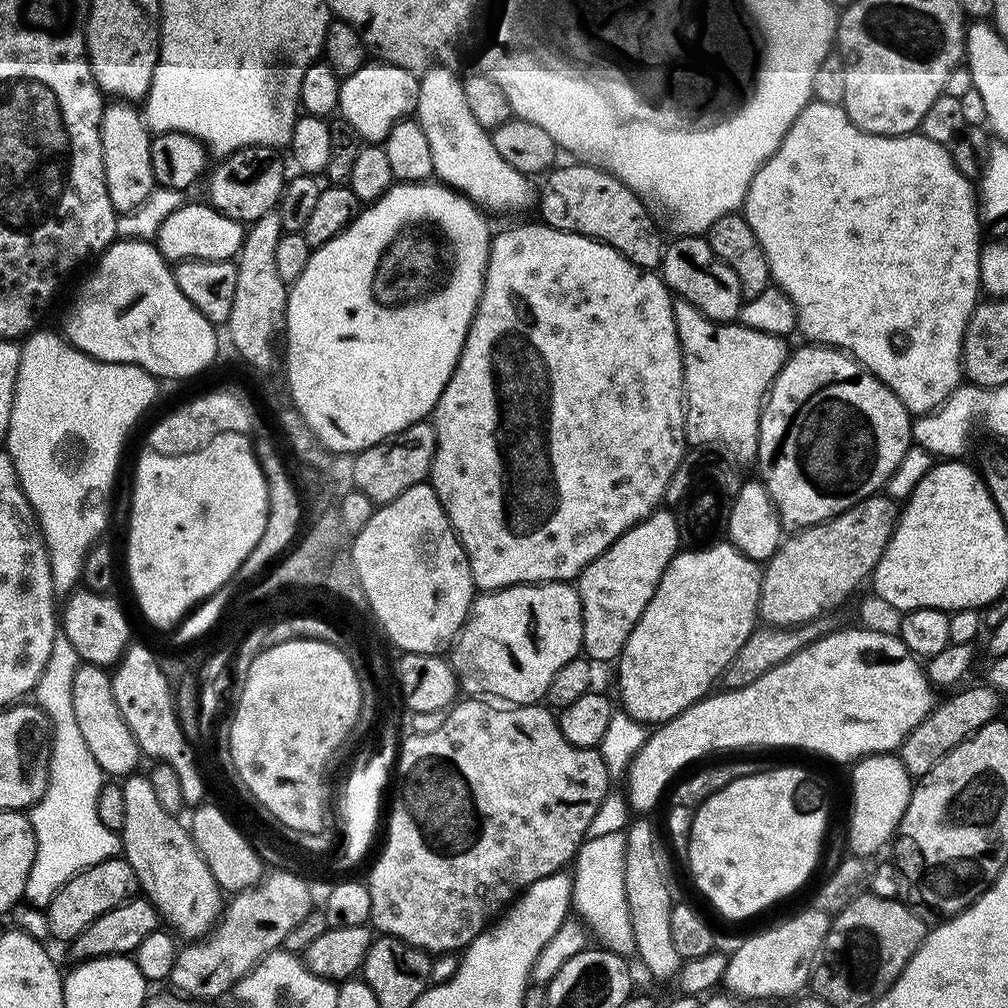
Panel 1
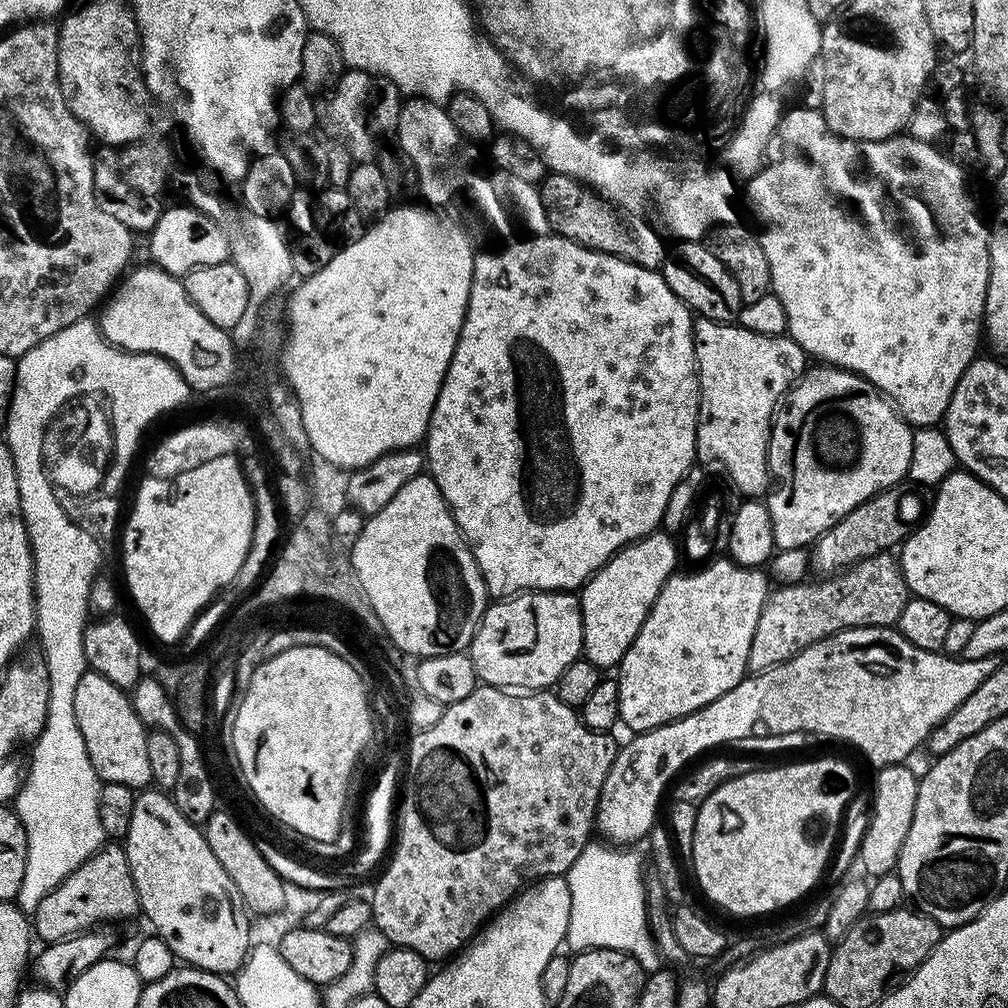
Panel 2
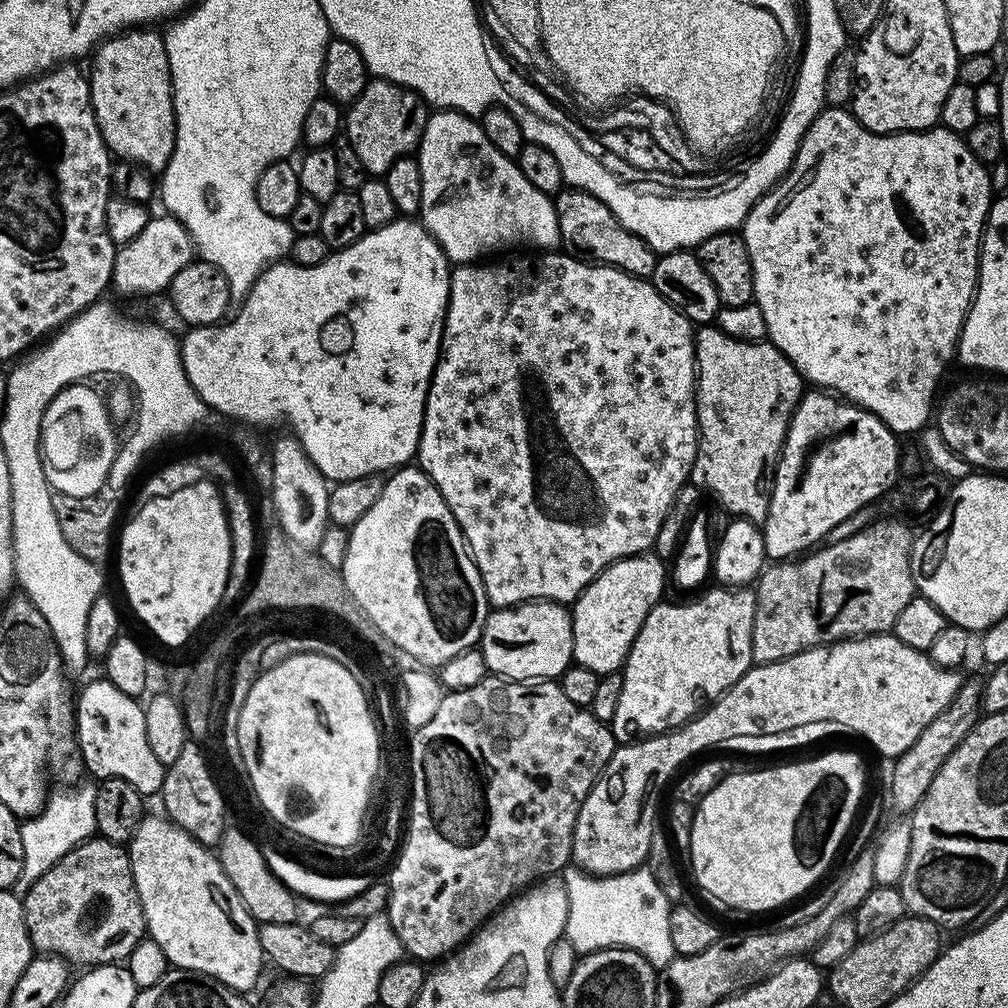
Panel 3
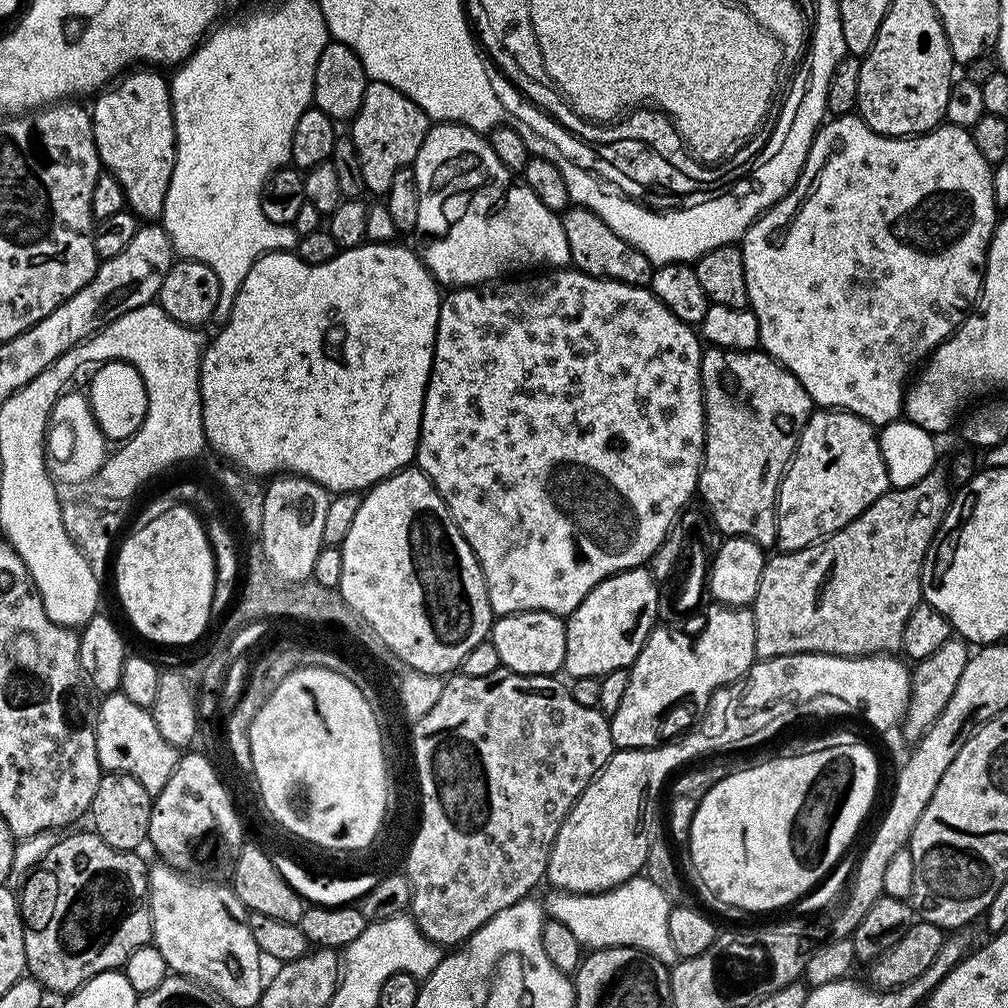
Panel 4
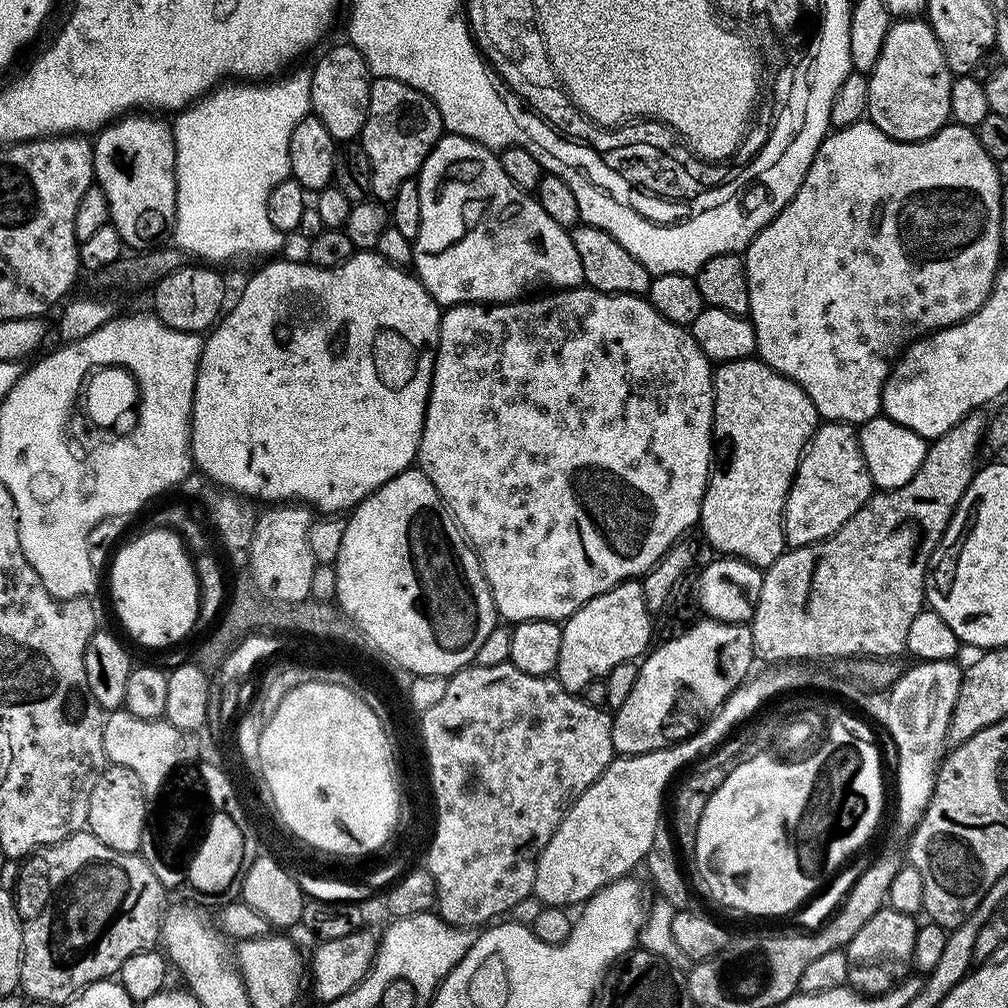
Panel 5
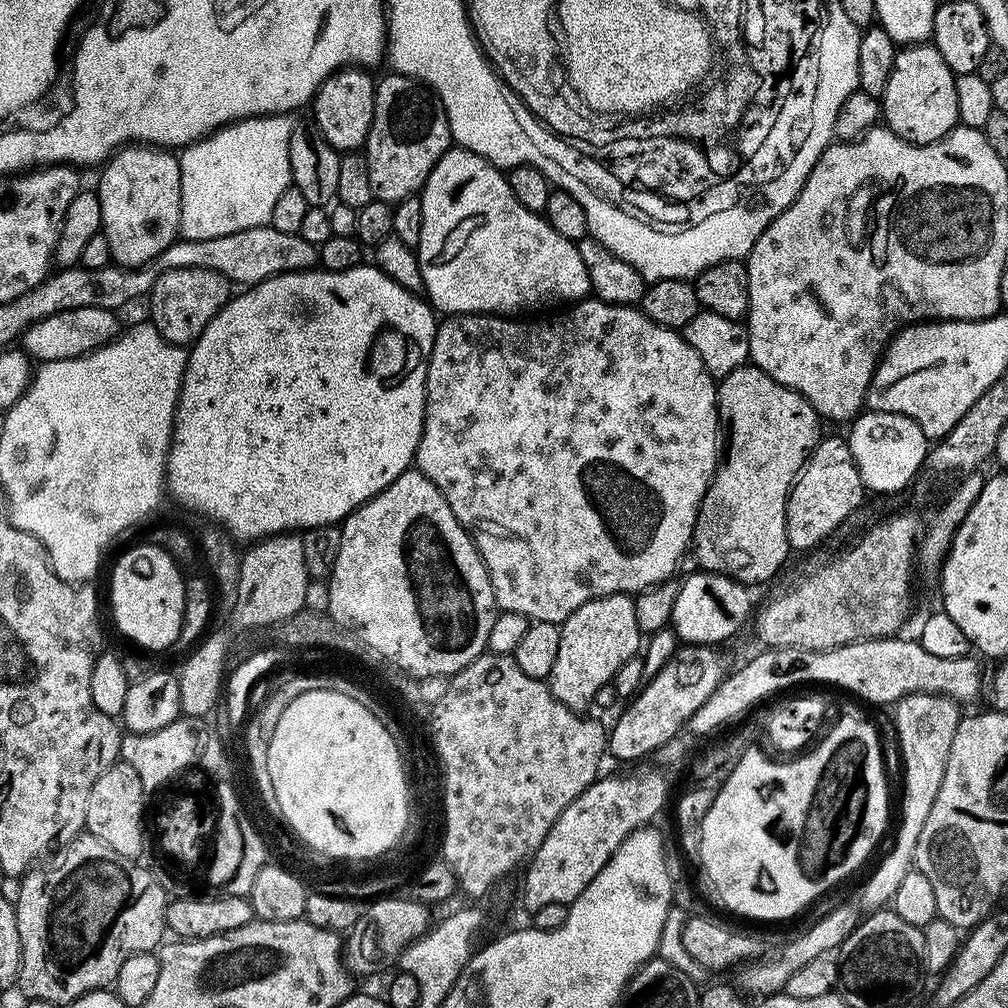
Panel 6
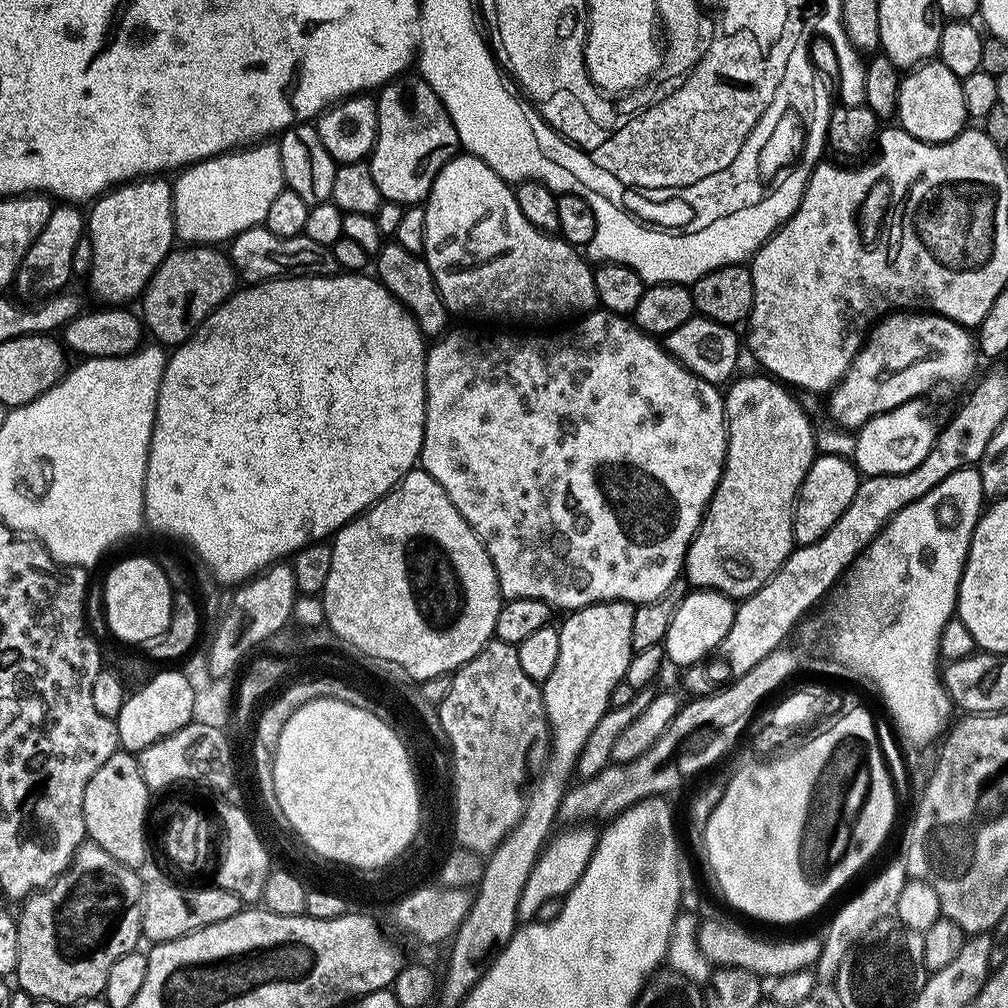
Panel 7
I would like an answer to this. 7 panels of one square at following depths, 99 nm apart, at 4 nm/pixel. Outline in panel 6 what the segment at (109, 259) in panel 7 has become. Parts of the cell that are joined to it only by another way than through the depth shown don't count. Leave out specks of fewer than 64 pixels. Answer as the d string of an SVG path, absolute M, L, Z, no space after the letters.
M130 144L112 153L103 165L98 195L102 206L100 227L110 242L113 261L122 268L151 264L180 236L180 158L175 151L150 144Z

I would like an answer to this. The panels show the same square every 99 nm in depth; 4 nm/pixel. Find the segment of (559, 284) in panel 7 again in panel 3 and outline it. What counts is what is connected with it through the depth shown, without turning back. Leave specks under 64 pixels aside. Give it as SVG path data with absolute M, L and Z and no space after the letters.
M451 110L433 111L420 139L418 159L422 170L422 202L418 219L453 265L471 264L491 257L488 256L491 252L500 252L515 244L529 244L532 250L552 250L560 244L558 214L553 197L530 183L515 159L502 154L502 150L486 138L473 117Z

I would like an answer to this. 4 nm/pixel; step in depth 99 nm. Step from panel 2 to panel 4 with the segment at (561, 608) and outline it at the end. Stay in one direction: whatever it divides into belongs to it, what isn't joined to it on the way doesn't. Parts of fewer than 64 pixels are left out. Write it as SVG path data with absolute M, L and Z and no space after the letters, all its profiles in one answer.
M515 612L509 616L496 616L492 621L490 639L494 650L498 650L501 665L507 671L526 674L527 676L551 676L564 667L566 658L565 621L552 612Z

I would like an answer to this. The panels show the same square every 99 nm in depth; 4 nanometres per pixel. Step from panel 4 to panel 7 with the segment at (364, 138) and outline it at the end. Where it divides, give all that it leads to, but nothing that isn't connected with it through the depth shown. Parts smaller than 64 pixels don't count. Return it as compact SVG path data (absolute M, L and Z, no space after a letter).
M404 74L383 85L376 96L376 109L378 138L367 161L370 174L374 174L374 182L384 200L405 206L419 205L427 201L434 178L438 178L442 166L446 166L446 162L450 162L461 151L458 130L454 130L454 122L450 122L450 114L442 106L438 94L434 94L432 87L416 74Z

